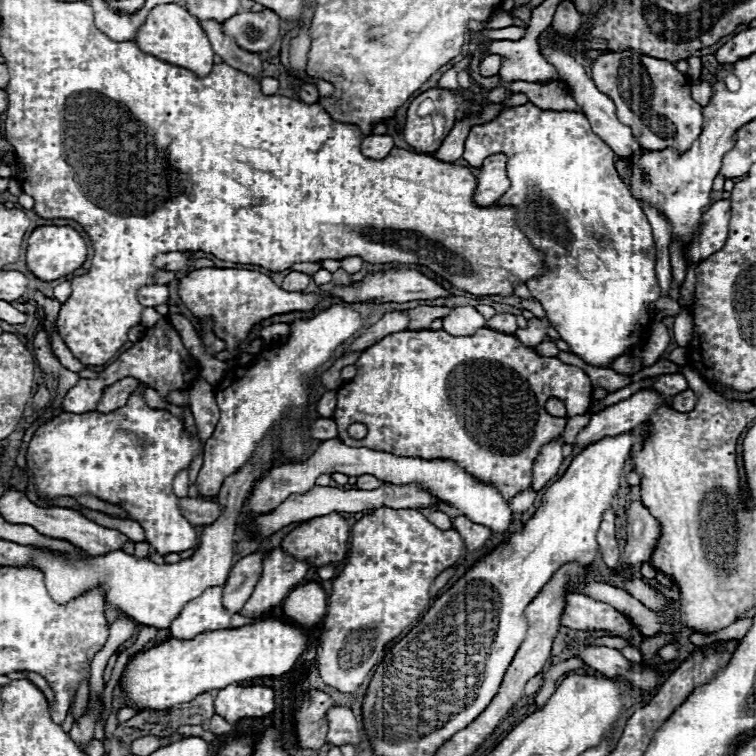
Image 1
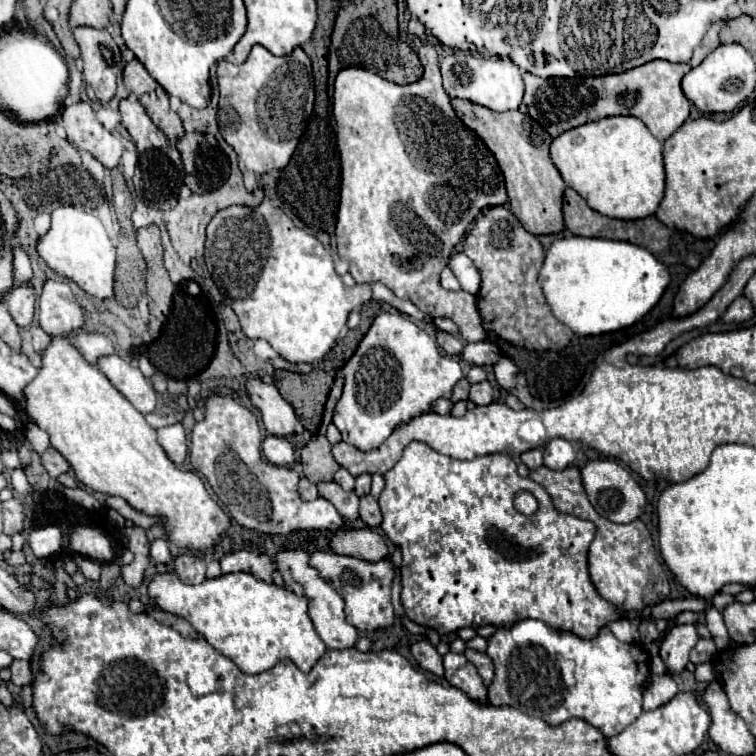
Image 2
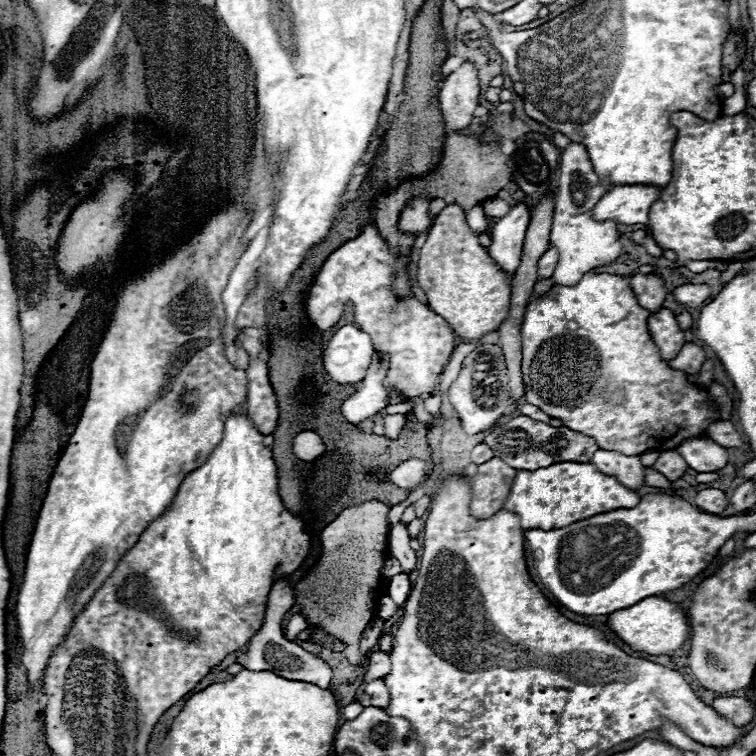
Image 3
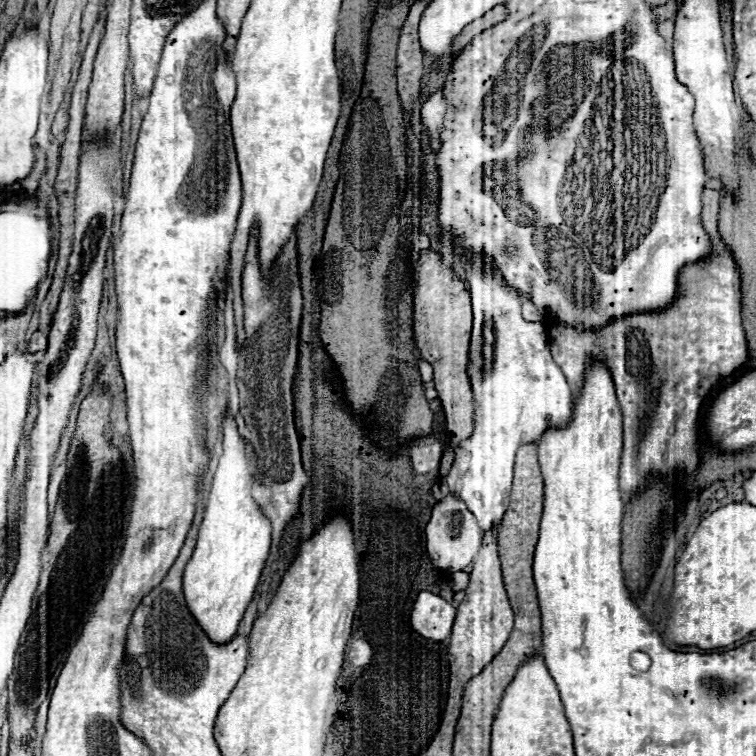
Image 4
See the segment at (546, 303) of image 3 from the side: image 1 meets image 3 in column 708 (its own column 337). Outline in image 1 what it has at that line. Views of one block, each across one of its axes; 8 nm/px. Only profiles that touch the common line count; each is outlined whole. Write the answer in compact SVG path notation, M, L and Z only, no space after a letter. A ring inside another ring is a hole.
M480 328L474 336L452 336L444 330L406 330L406 332L396 332L396 334L390 334L390 336L384 336L378 344L374 344L374 348L366 348L362 352L362 356L358 358L356 362L358 366L358 374L344 382L344 386L338 390L338 406L334 410L334 420L338 424L338 438L344 442L344 444L350 444L350 446L356 446L356 448L378 448L382 452L394 452L396 456L410 456L410 458L426 458L426 460L436 460L436 458L442 458L442 460L452 460L456 462L460 468L464 468L468 474L472 474L478 482L484 482L484 484L492 484L498 488L498 492L502 494L502 498L510 504L512 498L524 490L530 488L532 484L532 466L534 466L534 460L536 456L540 454L542 446L546 446L548 442L556 440L562 436L564 432L564 426L566 426L566 420L572 418L572 416L578 416L578 414L586 414L590 404L592 404L592 382L588 378L588 374L578 368L578 366L572 366L572 364L562 364L558 358L544 358L540 354L536 354L532 348L524 346L514 334L504 334L504 332L496 332L496 330L490 330L490 328ZM548 398L558 398L564 402L568 414L564 418L556 418L556 416L550 416L546 412L546 402ZM354 422L360 422L360 424L366 424L368 428L368 434L366 438L362 440L356 440L356 438L350 438L348 436L348 426L354 424Z

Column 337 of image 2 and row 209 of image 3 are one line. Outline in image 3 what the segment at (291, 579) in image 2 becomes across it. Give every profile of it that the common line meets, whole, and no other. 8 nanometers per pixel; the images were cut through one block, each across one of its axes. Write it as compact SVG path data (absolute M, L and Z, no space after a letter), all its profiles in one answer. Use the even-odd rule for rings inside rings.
M616 186L604 194L590 210L596 222L614 220L618 224L646 224L648 210L658 200L660 190L654 186Z

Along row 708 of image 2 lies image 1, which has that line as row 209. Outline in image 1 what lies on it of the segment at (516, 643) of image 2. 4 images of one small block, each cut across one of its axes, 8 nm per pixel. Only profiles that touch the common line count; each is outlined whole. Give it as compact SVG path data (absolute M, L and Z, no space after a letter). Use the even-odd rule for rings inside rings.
M532 102L504 108L494 120L472 126L462 158L472 168L480 168L484 158L498 152L508 156L506 172L510 190L496 206L518 206L518 226L534 248L544 252L544 274L528 280L526 286L544 306L546 320L528 320L528 328L518 328L514 332L516 338L524 346L536 346L546 338L546 326L552 324L578 358L596 368L610 368L612 360L642 342L642 332L646 332L652 320L650 304L660 298L660 286L654 272L656 248L652 228L640 202L630 196L624 182L618 178L614 170L614 152L592 132L584 114L542 110Z

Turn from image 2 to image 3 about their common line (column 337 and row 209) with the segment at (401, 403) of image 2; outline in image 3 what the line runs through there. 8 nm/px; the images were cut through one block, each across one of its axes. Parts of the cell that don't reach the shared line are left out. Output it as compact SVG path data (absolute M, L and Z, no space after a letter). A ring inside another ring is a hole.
M416 198L408 202L400 218L400 228L404 232L414 232L418 236L422 230L428 230L432 226L432 218L428 216L428 202L430 200L424 198Z

